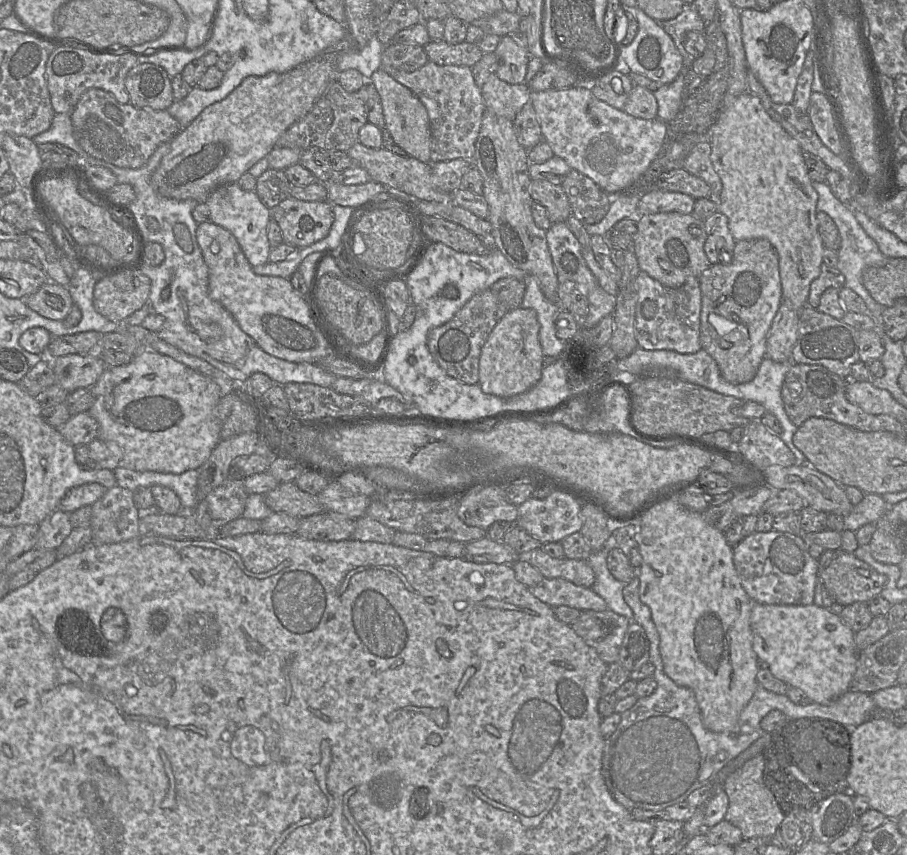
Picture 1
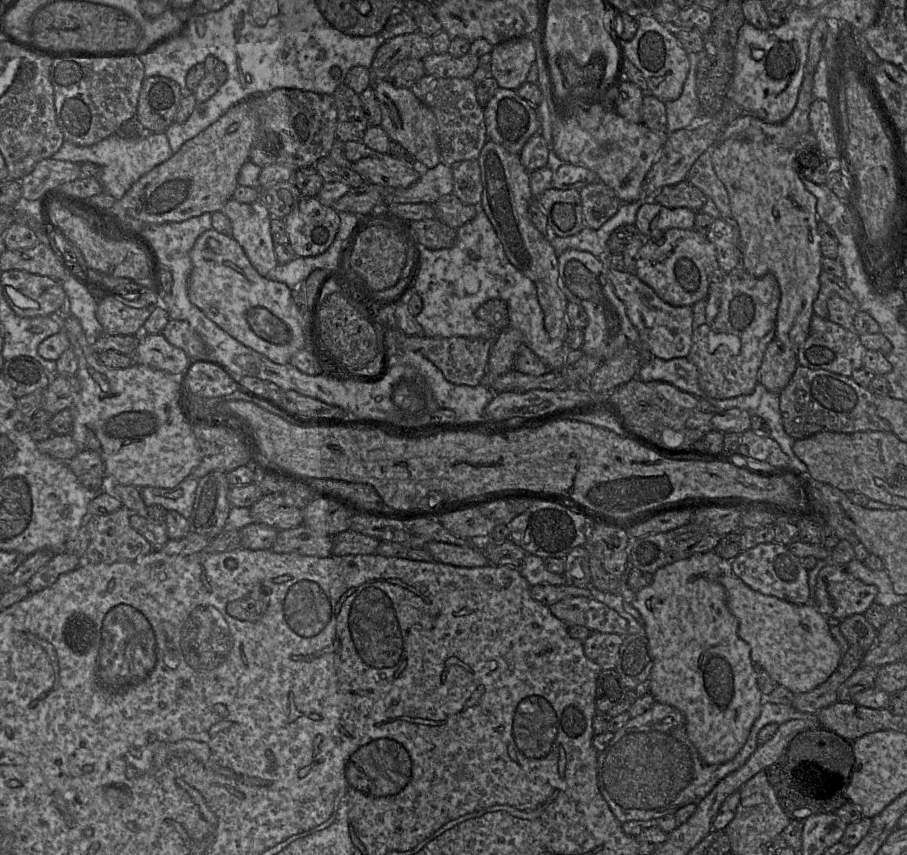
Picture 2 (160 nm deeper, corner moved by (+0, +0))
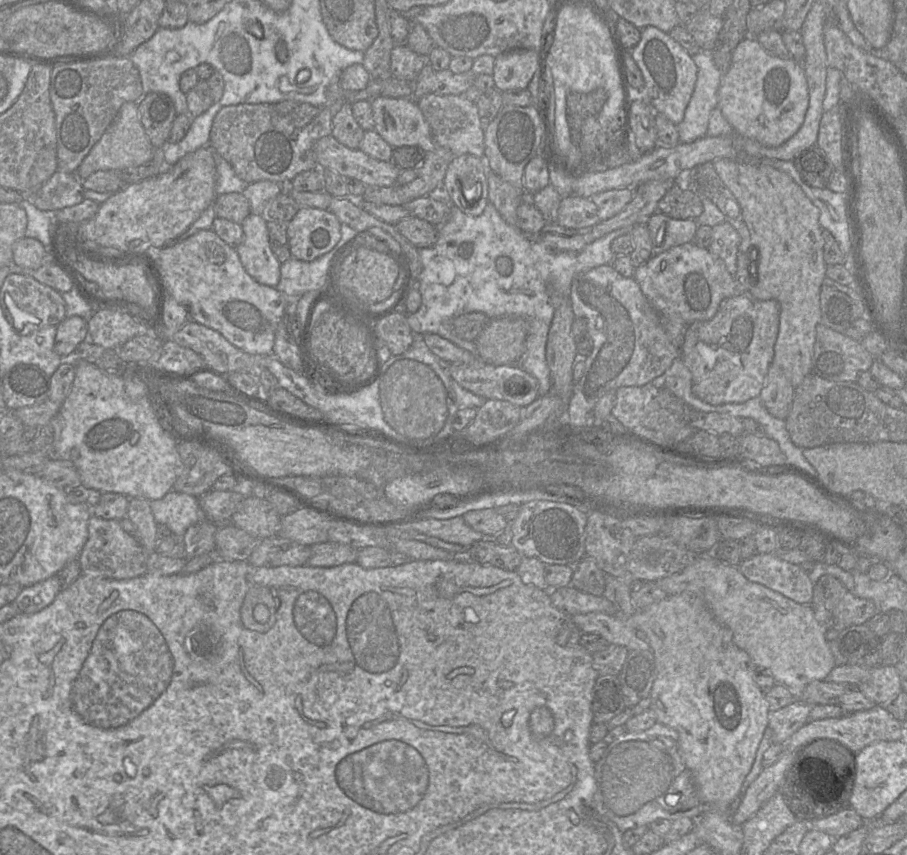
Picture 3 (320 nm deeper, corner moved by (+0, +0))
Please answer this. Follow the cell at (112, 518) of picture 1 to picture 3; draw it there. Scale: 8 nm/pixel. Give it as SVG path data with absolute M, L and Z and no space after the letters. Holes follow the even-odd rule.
M91 516L88 522L88 538L83 546L78 560L81 564L81 574L92 578L107 578L128 580L147 573L149 554L141 543L126 533L118 520L105 520Z

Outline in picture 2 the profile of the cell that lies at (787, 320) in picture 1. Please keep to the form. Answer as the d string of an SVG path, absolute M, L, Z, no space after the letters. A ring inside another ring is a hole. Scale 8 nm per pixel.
M774 338L765 350L759 368L758 382L768 391L780 394L789 383L797 365L796 351Z

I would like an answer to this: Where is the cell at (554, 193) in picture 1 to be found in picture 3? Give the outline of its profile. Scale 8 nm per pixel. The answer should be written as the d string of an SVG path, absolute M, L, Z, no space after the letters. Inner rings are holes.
M568 195L560 199L554 222L565 229L577 230L592 227L600 219L590 198Z

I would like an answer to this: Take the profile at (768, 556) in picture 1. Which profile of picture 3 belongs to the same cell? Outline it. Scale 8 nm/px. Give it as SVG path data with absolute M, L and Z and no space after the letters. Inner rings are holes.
M772 553L759 554L741 560L737 567L751 582L759 583L801 604L810 605L813 584L799 565L783 561Z

